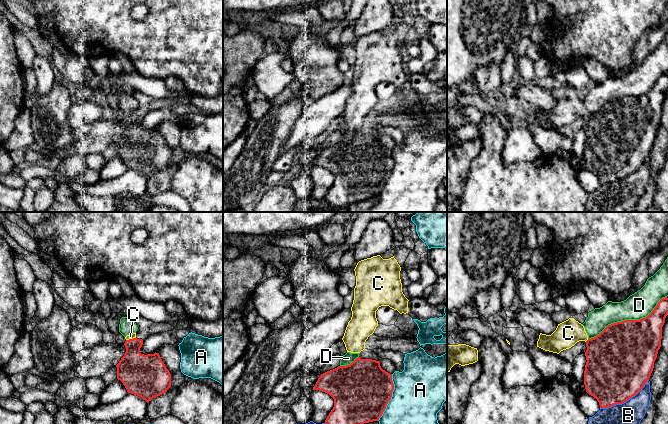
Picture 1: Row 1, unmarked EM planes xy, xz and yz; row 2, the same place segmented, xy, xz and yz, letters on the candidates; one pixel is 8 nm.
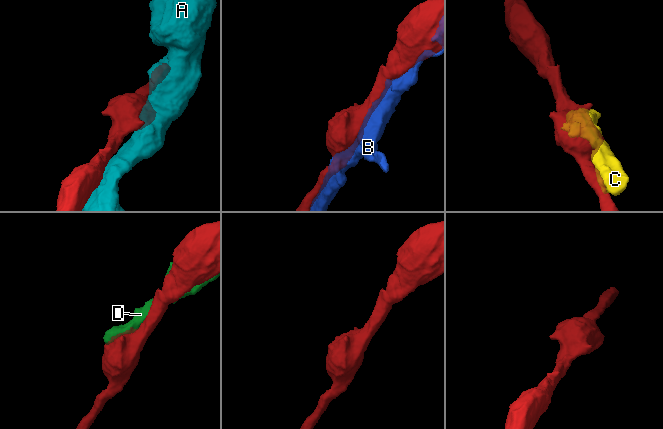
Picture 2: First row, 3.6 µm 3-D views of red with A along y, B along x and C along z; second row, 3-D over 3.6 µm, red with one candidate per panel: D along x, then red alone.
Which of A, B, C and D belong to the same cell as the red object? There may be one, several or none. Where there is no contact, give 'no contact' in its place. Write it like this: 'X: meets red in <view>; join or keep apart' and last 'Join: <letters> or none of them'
A: meets red in xz; keep apart
B: meets red in yz; keep apart
C: meets red in yz; keep apart
D: meets red in yz; keep apart
Join: none of them

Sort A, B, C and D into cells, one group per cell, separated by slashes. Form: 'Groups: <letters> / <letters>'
Groups: A / B / C D

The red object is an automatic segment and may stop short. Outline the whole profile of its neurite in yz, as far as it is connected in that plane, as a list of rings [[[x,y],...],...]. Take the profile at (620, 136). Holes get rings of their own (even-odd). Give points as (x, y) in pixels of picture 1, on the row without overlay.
[[[662,74],[654,86],[640,96],[625,96],[608,101],[599,111],[586,117],[584,161],[586,168],[597,175],[600,184],[622,180],[635,172],[649,156],[661,123],[662,103],[668,91],[668,74]]]

